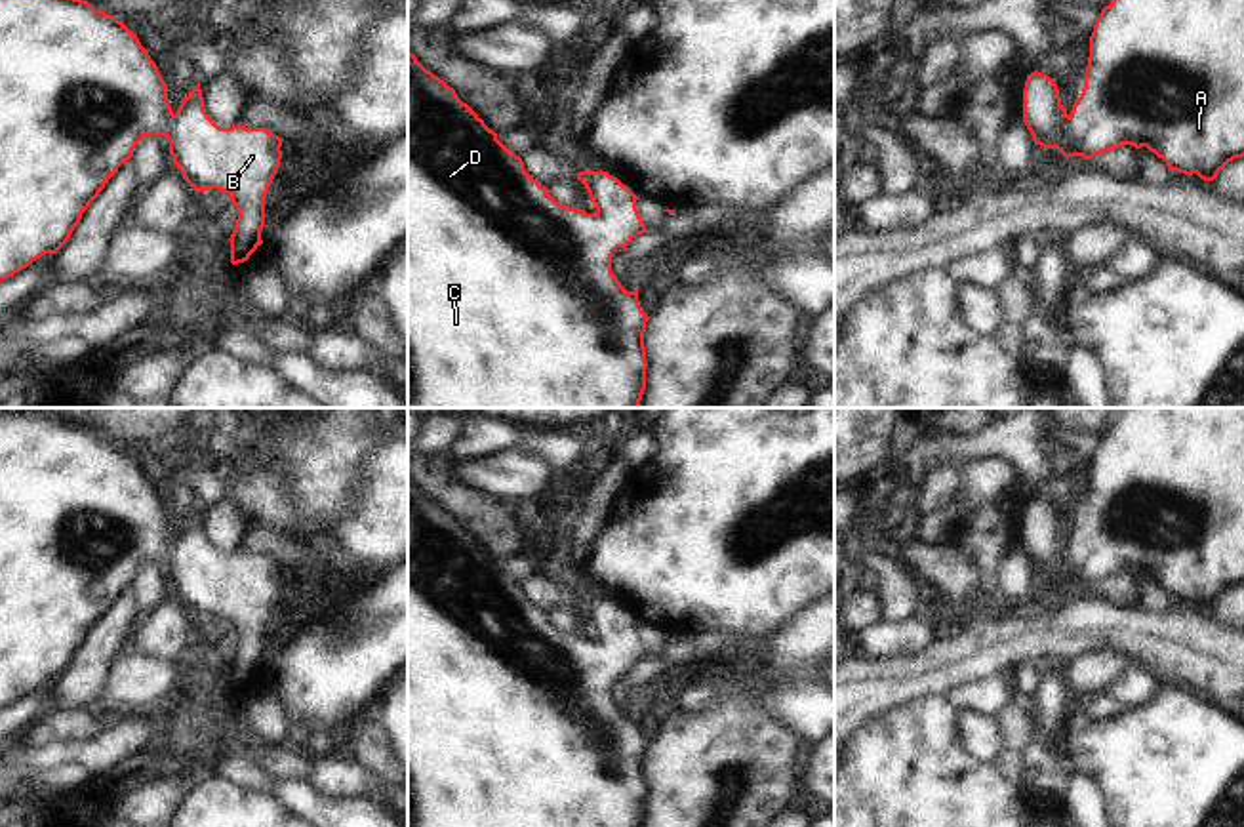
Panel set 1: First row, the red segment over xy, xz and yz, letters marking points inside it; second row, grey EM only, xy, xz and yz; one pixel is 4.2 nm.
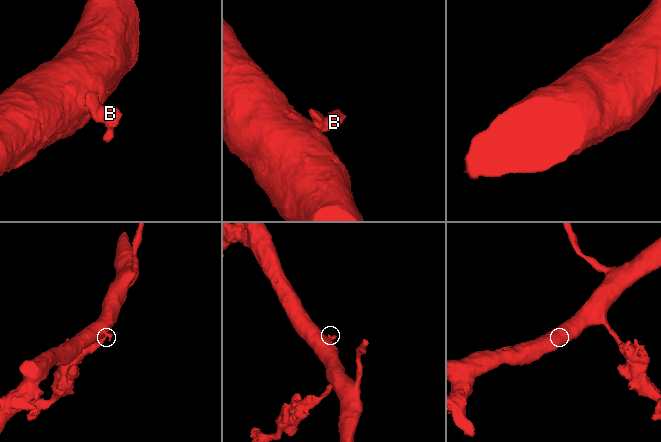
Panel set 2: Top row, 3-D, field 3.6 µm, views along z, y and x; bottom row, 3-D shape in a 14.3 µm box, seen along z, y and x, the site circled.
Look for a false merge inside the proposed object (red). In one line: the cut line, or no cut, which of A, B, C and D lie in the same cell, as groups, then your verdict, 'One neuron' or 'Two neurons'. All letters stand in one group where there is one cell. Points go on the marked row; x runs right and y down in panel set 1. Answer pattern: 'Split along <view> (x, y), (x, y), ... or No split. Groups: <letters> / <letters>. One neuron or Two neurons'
No split. Groups: A B C D. One neuron.

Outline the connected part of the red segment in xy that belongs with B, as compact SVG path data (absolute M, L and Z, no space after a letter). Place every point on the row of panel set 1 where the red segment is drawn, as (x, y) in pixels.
M0 0L0 280L8 280L46 253L57 253L69 242L74 227L82 219L82 213L99 196L99 192L105 189L105 183L118 171L118 168L122 164L128 164L128 160L133 156L135 145L145 135L168 137L173 164L194 191L204 192L206 189L217 189L231 196L231 202L238 210L238 219L229 238L231 263L238 265L248 261L250 255L263 244L261 231L265 227L265 198L276 175L276 170L280 168L280 147L284 139L267 128L217 126L204 111L200 82L191 90L191 93L173 112L168 101L166 82L149 51L141 46L139 38L124 25L124 21L118 21L114 15L109 15L101 10L95 10L86 0Z

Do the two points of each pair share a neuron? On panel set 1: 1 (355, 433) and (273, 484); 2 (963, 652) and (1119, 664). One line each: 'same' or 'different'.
1: same
2: different

